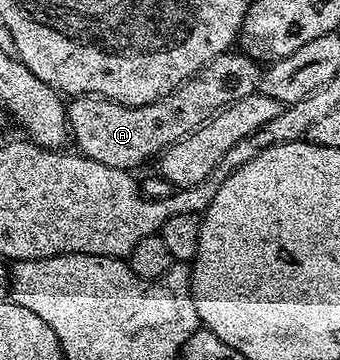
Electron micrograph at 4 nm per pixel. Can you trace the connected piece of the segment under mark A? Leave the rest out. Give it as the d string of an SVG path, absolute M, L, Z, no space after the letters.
M227 52L216 56L216 60L212 60L204 68L200 68L200 72L196 72L189 78L187 82L182 82L170 94L165 94L160 100L156 100L152 104L144 104L143 106L125 106L119 102L112 101L111 98L104 98L101 96L78 96L69 103L66 111L66 121L68 123L69 133L72 135L72 142L75 142L77 149L80 151L83 158L91 158L100 164L108 164L108 168L120 168L121 170L129 170L131 172L137 171L137 166L142 166L146 161L157 159L162 153L172 144L176 144L180 140L184 140L192 132L196 132L208 120L212 120L224 108L228 108L232 104L236 104L236 100L244 100L244 96L252 96L258 89L258 81L262 78L262 70L259 63L255 62L253 58L247 57L241 52Z

